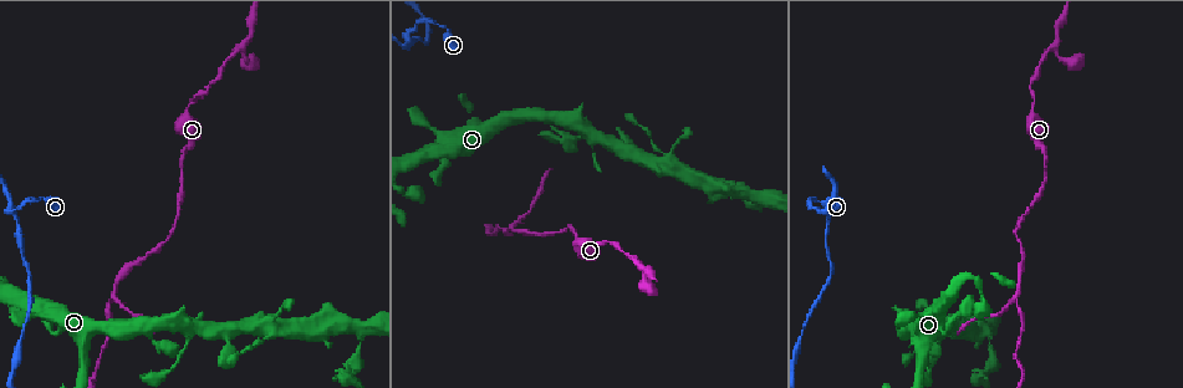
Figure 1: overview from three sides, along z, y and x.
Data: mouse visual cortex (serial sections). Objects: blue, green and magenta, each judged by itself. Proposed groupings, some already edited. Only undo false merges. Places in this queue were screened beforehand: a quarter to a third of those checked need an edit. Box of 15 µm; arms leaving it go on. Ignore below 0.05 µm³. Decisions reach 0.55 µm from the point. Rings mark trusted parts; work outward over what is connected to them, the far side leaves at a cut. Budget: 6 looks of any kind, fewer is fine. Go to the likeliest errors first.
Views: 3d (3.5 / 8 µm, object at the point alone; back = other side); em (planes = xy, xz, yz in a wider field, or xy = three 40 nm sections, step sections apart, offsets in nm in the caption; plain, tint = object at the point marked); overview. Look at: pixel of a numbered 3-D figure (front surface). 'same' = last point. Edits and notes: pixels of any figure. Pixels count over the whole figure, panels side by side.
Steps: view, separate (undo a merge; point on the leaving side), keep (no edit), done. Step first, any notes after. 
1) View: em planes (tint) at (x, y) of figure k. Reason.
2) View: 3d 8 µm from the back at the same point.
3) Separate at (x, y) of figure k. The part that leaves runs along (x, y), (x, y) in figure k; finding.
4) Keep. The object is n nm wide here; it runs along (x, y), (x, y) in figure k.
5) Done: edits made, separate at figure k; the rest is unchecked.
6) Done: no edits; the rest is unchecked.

View: 3d 8 µm at (29, 200) of figure 1. Sharp bend.

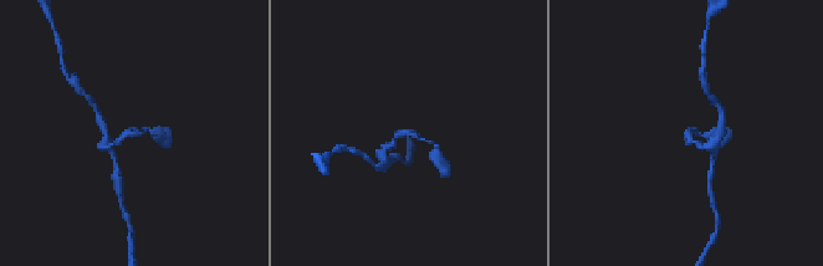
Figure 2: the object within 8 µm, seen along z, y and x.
View: em xy step 1 (tint) at (685, 134) of figure 2. The arms are 100, 150 nm wide.

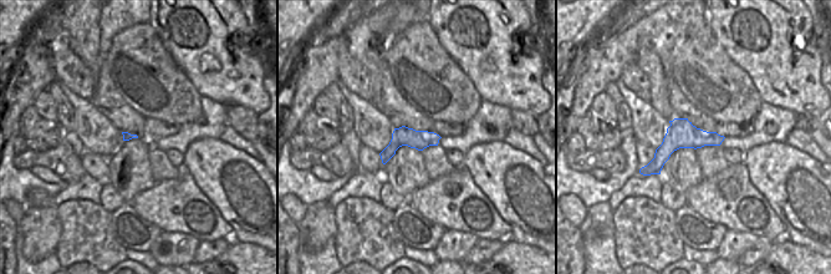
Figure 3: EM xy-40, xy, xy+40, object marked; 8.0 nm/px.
Keep. All the same cell.

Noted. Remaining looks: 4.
View: 3d 3.5 µm at (672, 160) of figure 1. Two arms in line, one across.

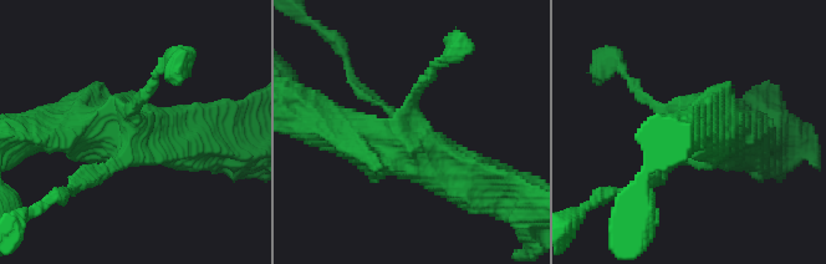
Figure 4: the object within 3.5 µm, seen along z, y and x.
View: em xy step 5 (tint) at (128, 155) of figure 4.

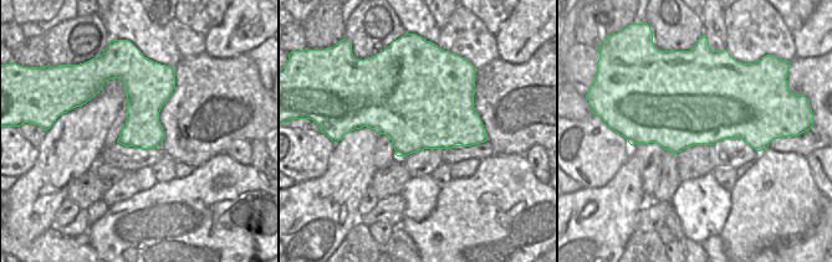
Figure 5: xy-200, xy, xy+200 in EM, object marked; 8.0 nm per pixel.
View: em planes (tint) at the same point.

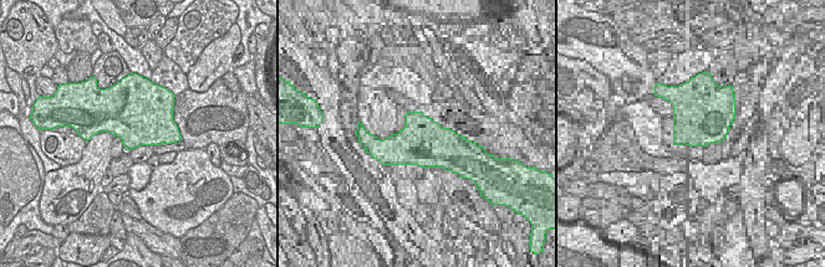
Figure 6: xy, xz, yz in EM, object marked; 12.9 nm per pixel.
Keep. It runs along (325, 130), (408, 148), (482, 183) in figure 4; one cell here.

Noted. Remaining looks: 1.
Done: no edits; the rest is unchecked.

